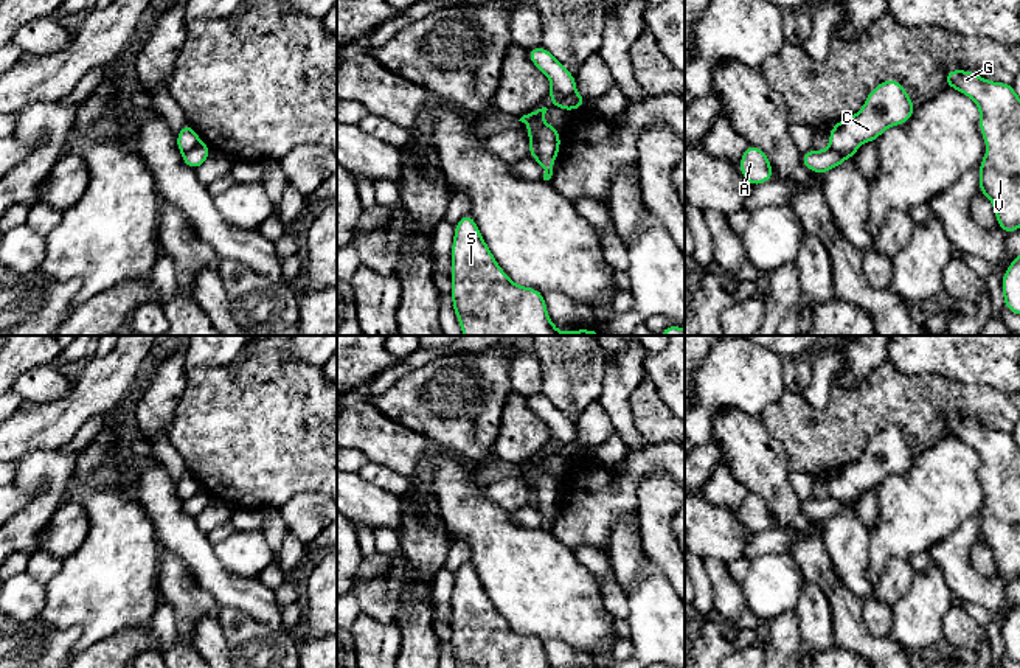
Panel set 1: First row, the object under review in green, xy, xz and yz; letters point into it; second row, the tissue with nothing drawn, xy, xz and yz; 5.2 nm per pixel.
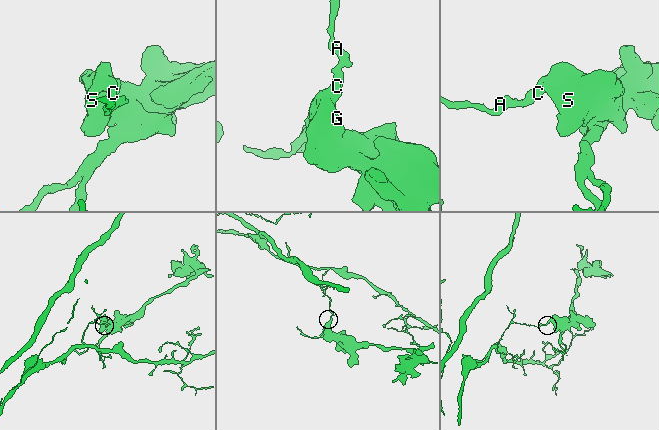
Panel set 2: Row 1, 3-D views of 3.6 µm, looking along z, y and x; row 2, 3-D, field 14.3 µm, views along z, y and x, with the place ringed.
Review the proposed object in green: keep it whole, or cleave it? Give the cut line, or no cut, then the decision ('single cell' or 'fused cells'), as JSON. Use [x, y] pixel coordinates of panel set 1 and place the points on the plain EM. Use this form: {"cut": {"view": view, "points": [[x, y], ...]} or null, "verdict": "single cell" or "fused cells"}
{"cut": {"view": "yz", "points": [[829, 494], [843, 500], [856, 499]]}, "verdict": "fused cells"}

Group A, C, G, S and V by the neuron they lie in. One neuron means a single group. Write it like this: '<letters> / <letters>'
A / C G S V

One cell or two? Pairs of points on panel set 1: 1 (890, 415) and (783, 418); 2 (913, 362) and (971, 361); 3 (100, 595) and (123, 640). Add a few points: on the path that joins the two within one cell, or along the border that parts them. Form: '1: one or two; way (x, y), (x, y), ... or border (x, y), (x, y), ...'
1: one; way (863, 415), (809, 418)
2: one; way (927, 361), (957, 361)
3: two; border (149, 625), (121, 629), (87, 648)

